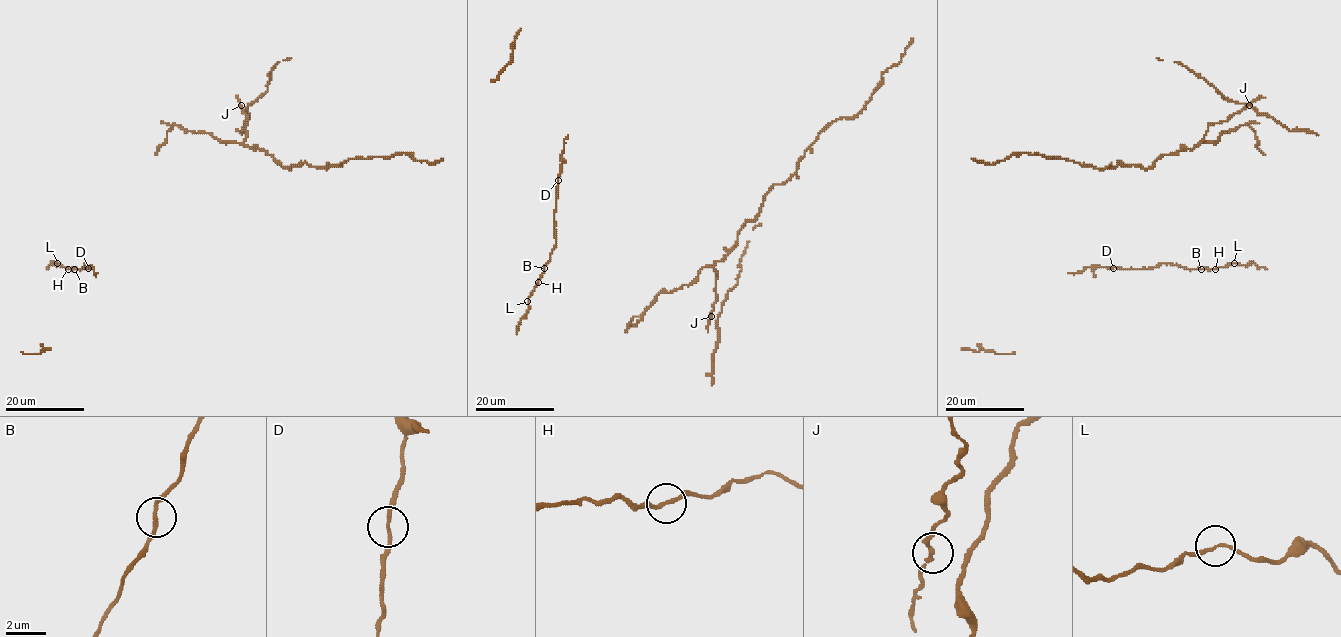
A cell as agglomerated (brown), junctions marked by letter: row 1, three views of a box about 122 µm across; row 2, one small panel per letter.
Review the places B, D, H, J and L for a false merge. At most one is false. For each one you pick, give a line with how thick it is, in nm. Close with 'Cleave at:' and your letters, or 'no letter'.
Cleave at: no letter

